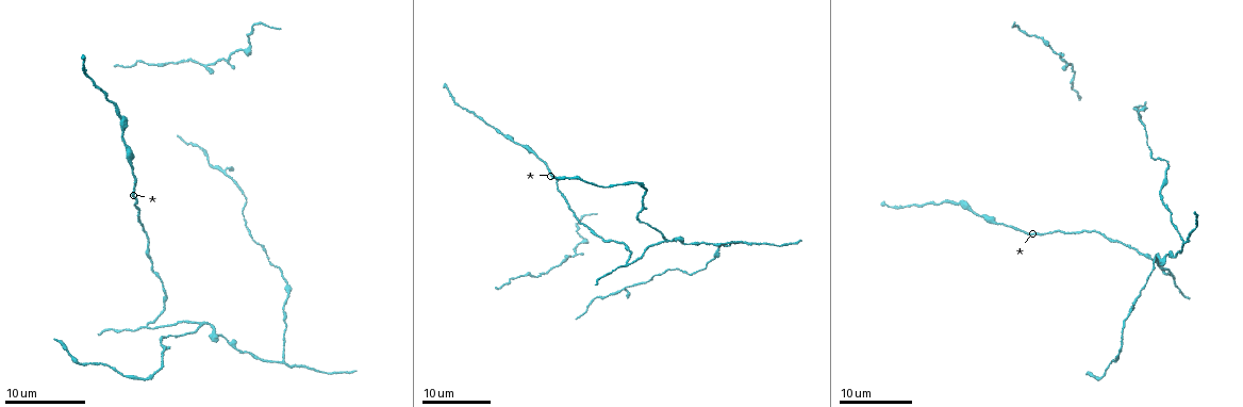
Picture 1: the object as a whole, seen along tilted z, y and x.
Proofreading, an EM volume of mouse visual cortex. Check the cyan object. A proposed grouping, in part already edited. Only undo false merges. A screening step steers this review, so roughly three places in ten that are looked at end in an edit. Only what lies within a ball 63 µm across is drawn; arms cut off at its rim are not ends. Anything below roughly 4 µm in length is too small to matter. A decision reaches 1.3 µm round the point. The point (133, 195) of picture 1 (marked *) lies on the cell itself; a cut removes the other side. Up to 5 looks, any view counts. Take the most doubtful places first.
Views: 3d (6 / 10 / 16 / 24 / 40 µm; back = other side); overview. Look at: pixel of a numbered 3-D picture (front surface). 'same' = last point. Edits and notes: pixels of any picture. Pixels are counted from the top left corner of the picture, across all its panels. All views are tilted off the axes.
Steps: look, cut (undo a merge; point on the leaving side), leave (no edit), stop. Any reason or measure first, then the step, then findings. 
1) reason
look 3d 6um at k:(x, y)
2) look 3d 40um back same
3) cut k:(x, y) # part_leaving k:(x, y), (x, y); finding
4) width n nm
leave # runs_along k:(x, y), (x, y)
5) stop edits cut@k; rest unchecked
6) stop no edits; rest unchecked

three arms meet
look 3d 24um at 1:(210, 63)

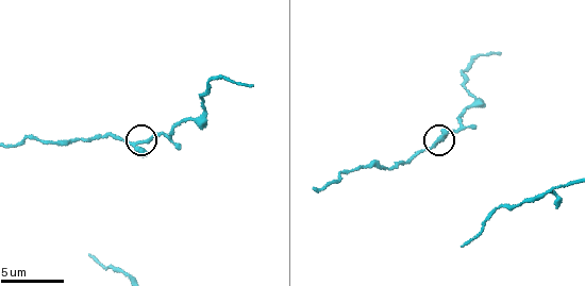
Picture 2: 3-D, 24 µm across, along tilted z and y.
look 3d 6um at 2:(138, 143)

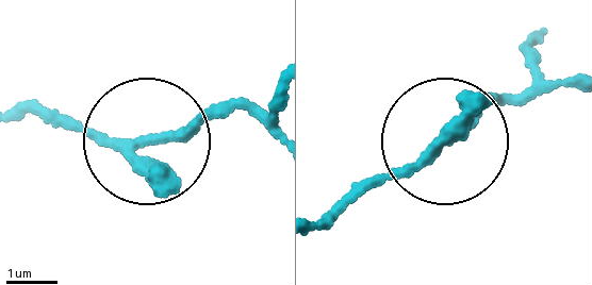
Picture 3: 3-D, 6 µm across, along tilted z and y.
arms 3
leave # one cell here

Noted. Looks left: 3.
three-way junction
look 3d 24um at 1:(149, 327)

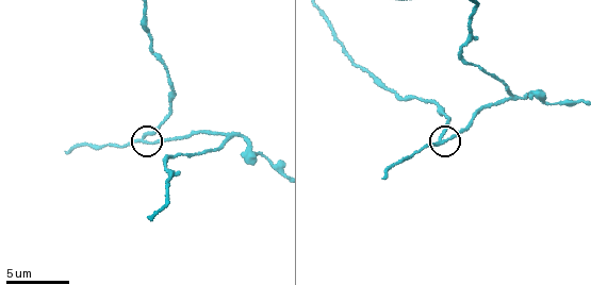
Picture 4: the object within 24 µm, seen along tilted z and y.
look 3d 6um at 4:(442, 141)

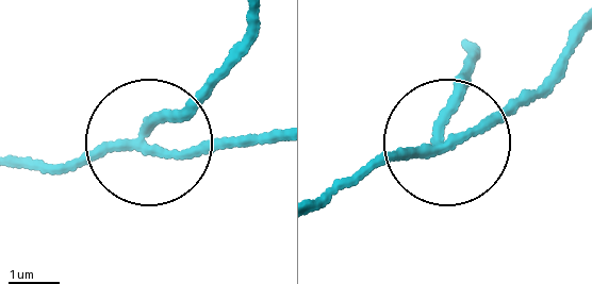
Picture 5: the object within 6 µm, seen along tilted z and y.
arms 3
leave # runs_along 5:(469, 61), (437, 145), (359, 170); all the same cell

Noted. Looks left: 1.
three arms meet
look 3d 6um at 4:(229, 139)

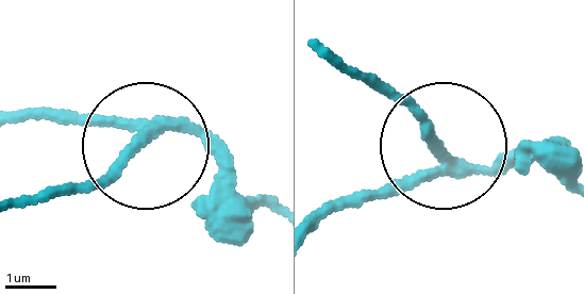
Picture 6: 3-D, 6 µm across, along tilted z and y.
arms 3
cut 6:(112, 176) # part_leaving 6:(443, 157), (410, 112), (326, 56); a second cell is stuck on

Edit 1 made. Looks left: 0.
stop edits cut@6; rest unchecked

